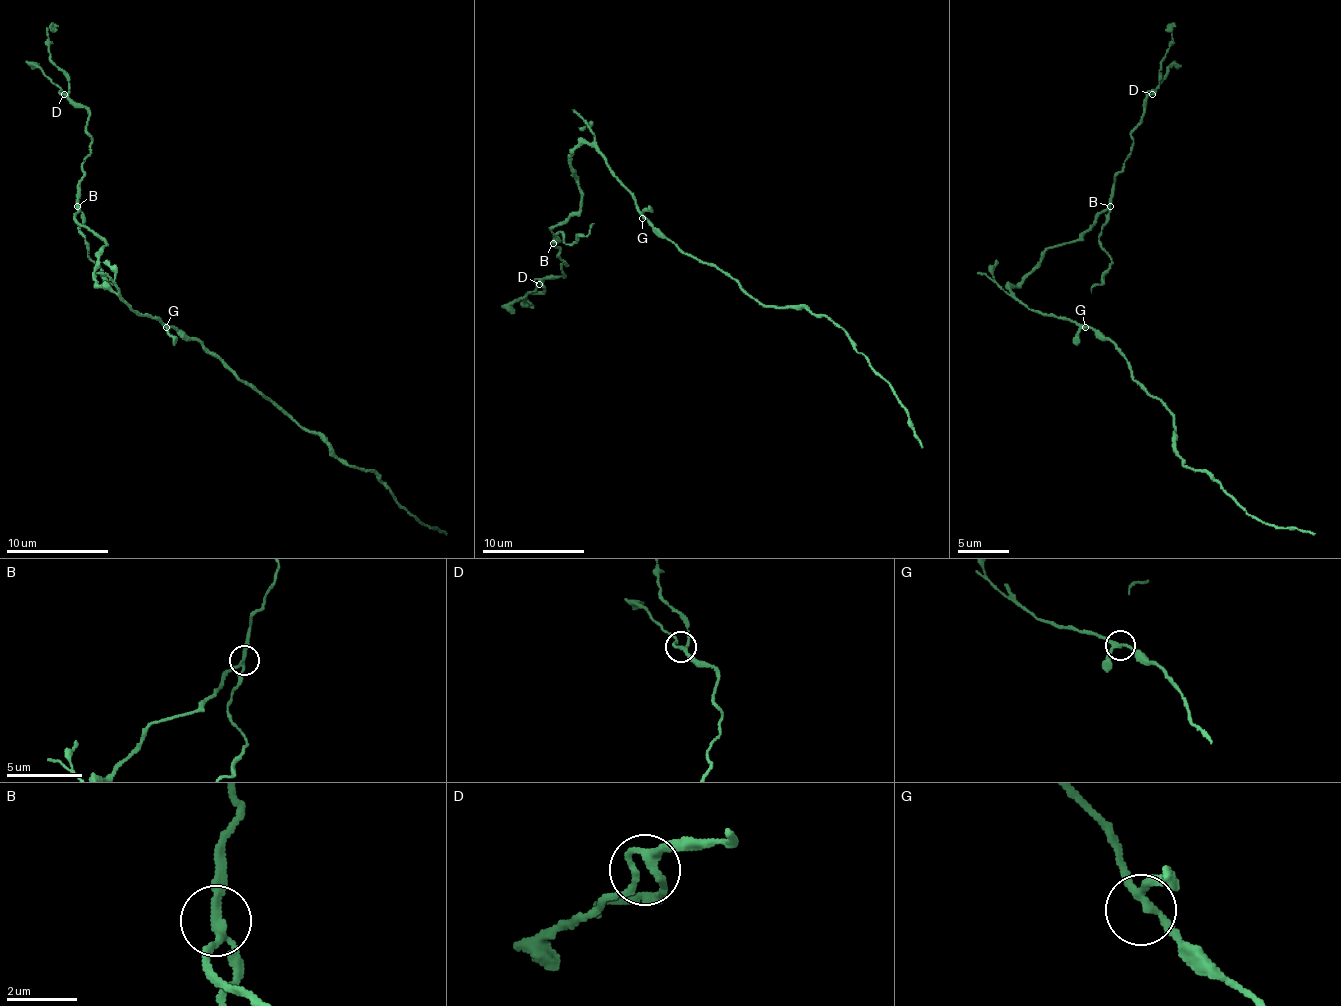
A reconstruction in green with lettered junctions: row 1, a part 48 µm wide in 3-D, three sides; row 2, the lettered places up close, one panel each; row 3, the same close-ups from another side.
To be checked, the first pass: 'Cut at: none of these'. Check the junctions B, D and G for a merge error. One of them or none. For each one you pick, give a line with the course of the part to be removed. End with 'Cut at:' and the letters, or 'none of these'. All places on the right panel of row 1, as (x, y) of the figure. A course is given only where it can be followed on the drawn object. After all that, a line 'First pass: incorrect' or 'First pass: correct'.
B: (1111, 206), (1098, 245), (1111, 260), (1103, 283), (1090, 293)
Cut at: B
First pass: incorrect

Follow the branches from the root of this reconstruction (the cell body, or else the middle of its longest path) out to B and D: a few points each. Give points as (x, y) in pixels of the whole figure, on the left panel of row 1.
B: (158, 319), (141, 316), (115, 293), (97, 283), (94, 265), (97, 252), (105, 242), (77, 219), (77, 206)
D: (158, 319), (141, 316), (94, 278), (105, 242), (77, 219), (92, 137), (87, 111), (64, 94)

